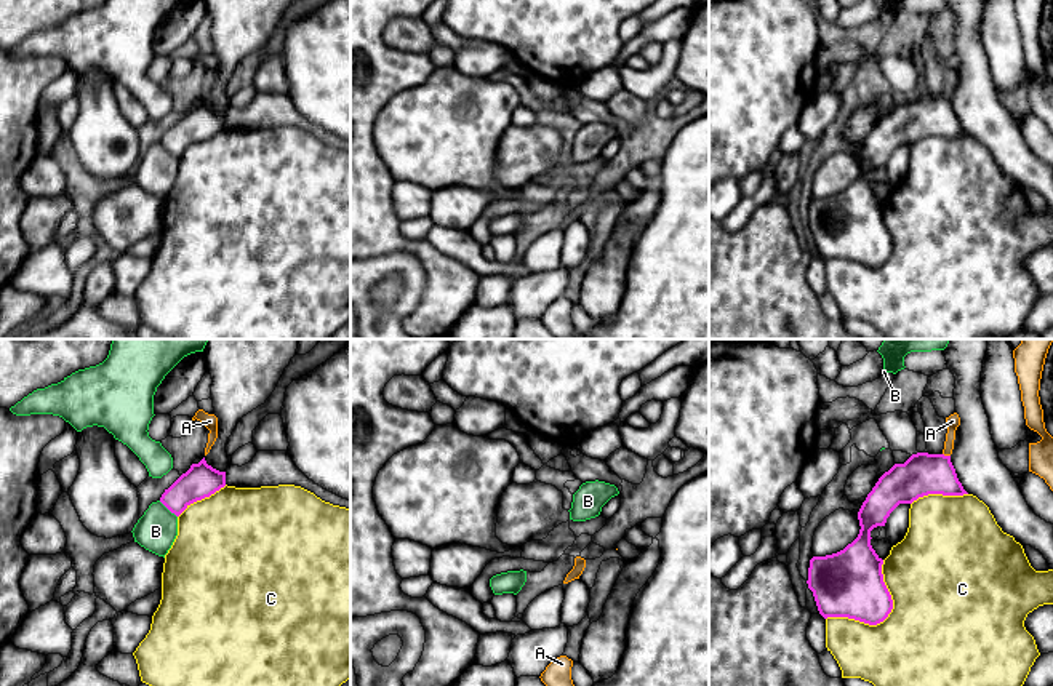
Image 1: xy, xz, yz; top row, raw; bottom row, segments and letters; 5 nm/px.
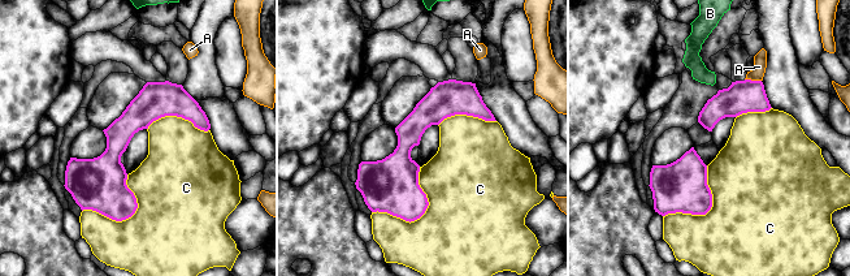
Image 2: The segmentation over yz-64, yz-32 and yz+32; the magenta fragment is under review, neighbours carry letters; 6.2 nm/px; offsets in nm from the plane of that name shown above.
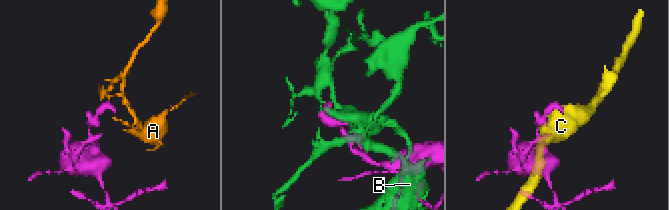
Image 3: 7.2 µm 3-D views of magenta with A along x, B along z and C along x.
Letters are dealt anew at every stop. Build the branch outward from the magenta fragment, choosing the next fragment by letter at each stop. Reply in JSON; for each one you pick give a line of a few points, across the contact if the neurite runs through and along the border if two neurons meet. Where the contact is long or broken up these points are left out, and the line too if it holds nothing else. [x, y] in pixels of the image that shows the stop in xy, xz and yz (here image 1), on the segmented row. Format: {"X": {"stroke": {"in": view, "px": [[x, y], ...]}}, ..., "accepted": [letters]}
{"accepted": []}

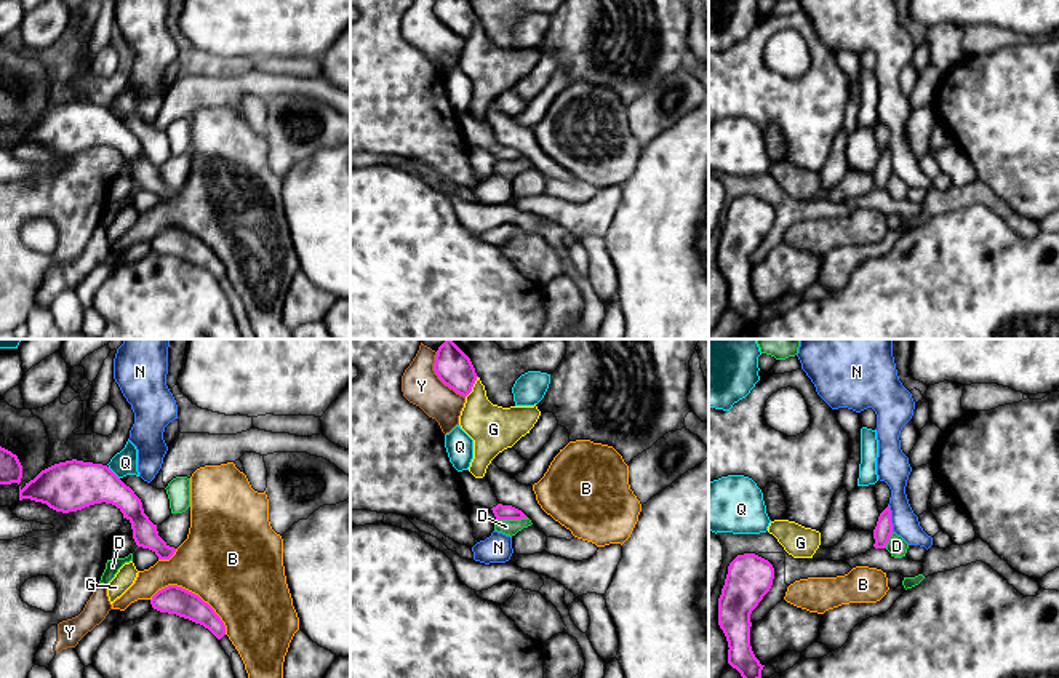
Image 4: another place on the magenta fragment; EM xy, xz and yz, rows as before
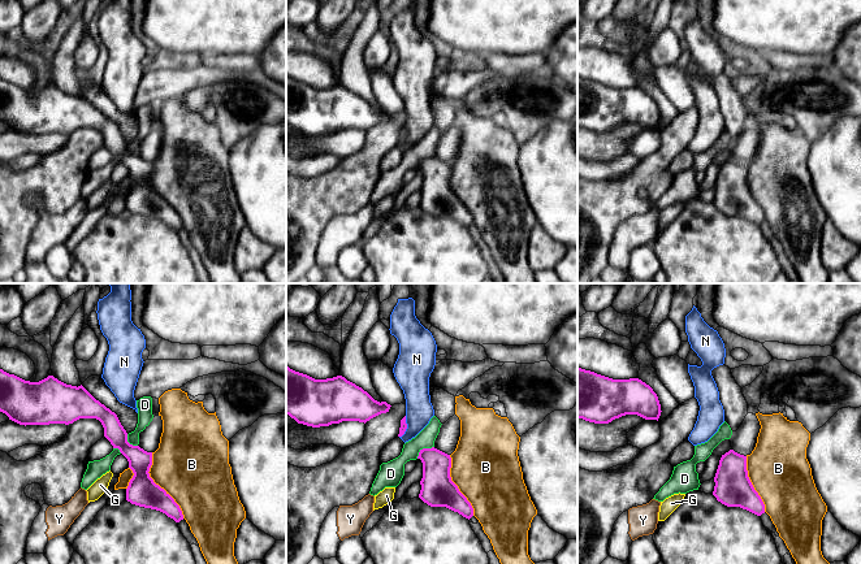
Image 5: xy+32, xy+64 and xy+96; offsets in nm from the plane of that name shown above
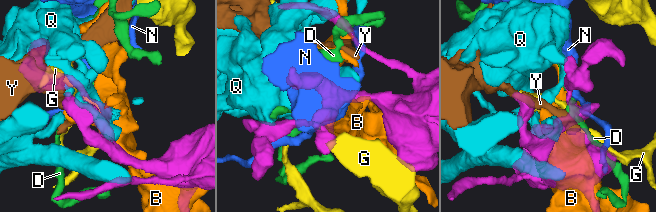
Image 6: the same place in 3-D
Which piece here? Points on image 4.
{"accepted": []}

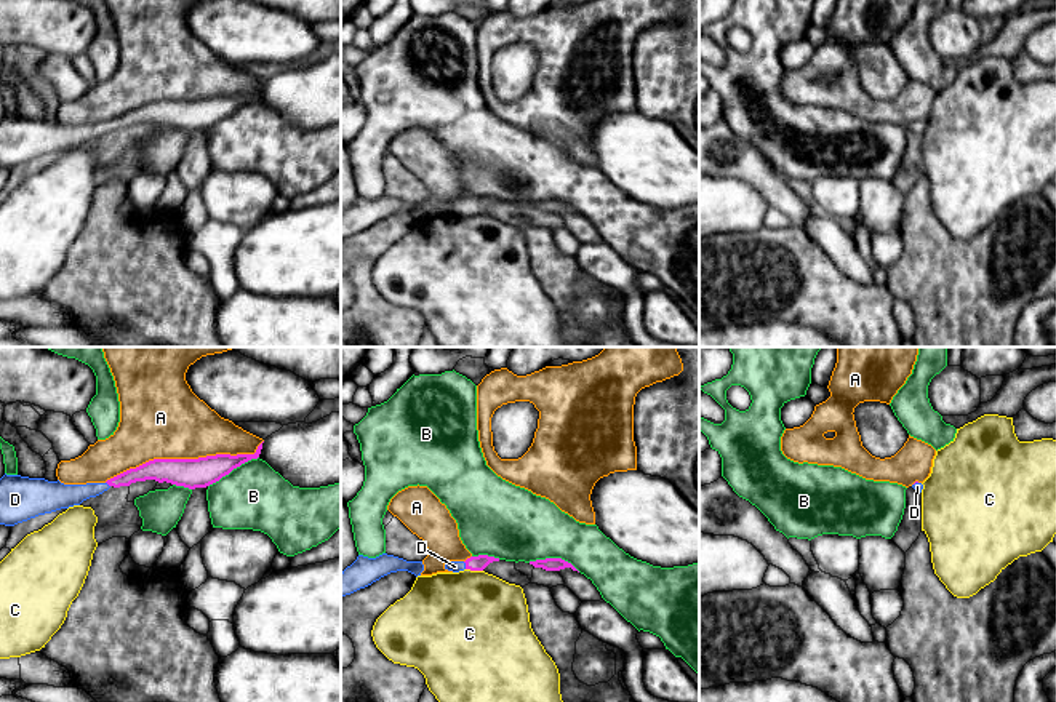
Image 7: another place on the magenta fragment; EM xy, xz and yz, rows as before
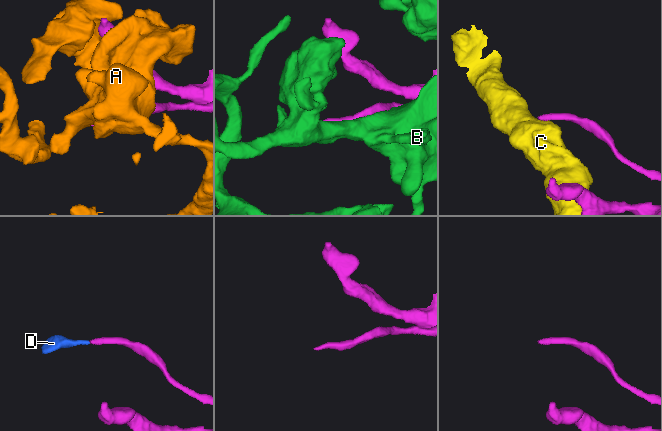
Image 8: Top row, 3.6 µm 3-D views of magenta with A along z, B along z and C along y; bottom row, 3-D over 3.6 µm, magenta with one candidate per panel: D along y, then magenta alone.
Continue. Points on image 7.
{"D": {"stroke": {"in": "xz", "px": [[474, 563], [466, 565], [455, 566]]}}, "accepted": ["D"]}

